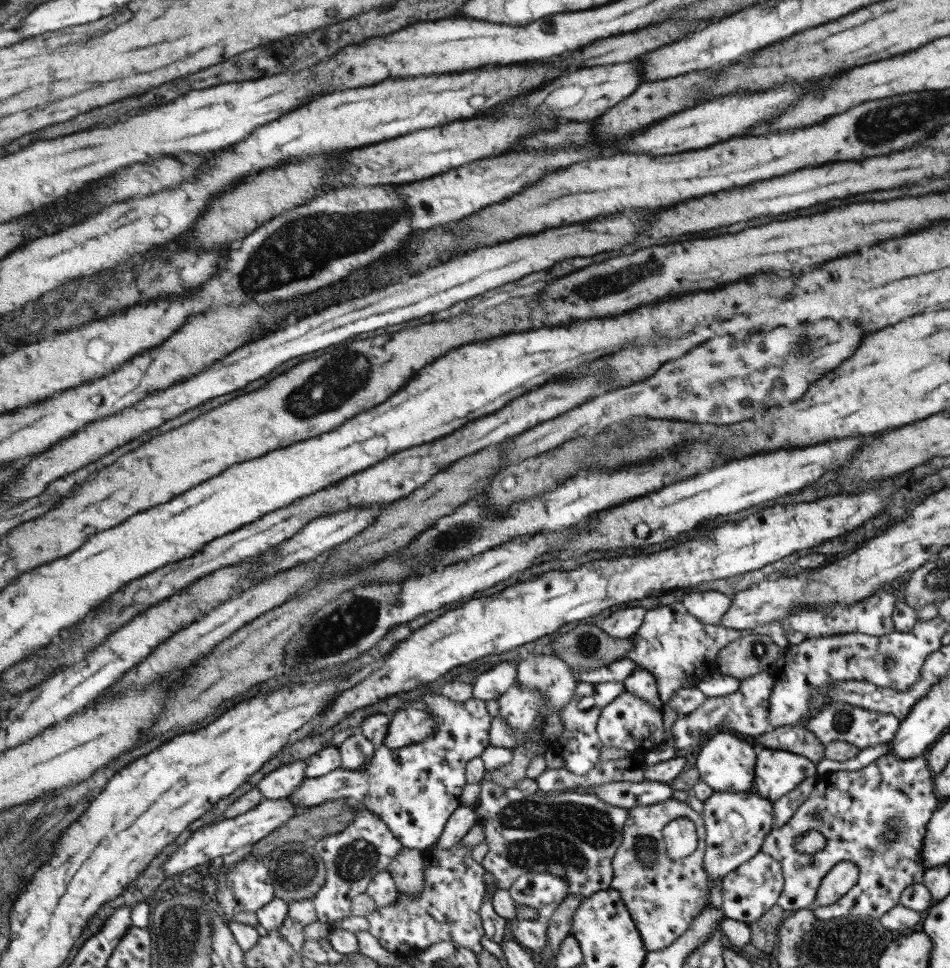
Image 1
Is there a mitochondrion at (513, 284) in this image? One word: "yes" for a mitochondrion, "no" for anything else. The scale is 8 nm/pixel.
no

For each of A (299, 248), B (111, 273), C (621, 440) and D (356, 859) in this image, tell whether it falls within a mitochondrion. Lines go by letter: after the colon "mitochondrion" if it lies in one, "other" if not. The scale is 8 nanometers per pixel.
A: mitochondrion
B: other
C: mitochondrion
D: mitochondrion

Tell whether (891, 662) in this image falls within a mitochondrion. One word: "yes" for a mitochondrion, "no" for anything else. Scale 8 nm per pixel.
yes

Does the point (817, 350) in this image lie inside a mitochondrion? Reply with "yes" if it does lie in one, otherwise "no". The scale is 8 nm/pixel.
yes

